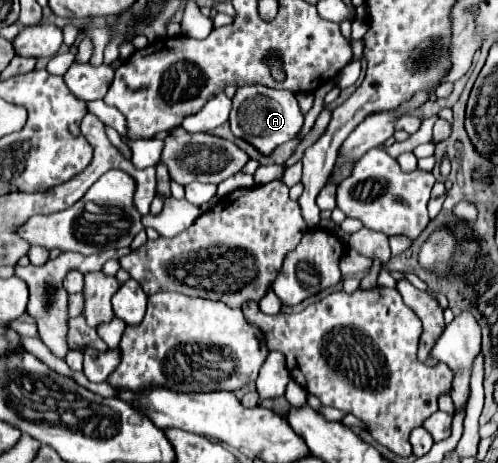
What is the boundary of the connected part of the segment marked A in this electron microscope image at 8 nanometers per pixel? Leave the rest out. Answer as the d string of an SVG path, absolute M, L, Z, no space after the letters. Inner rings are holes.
M240 86L232 98L230 130L236 138L250 142L262 156L270 156L278 146L296 138L304 124L304 114L290 90L272 90L266 86Z

